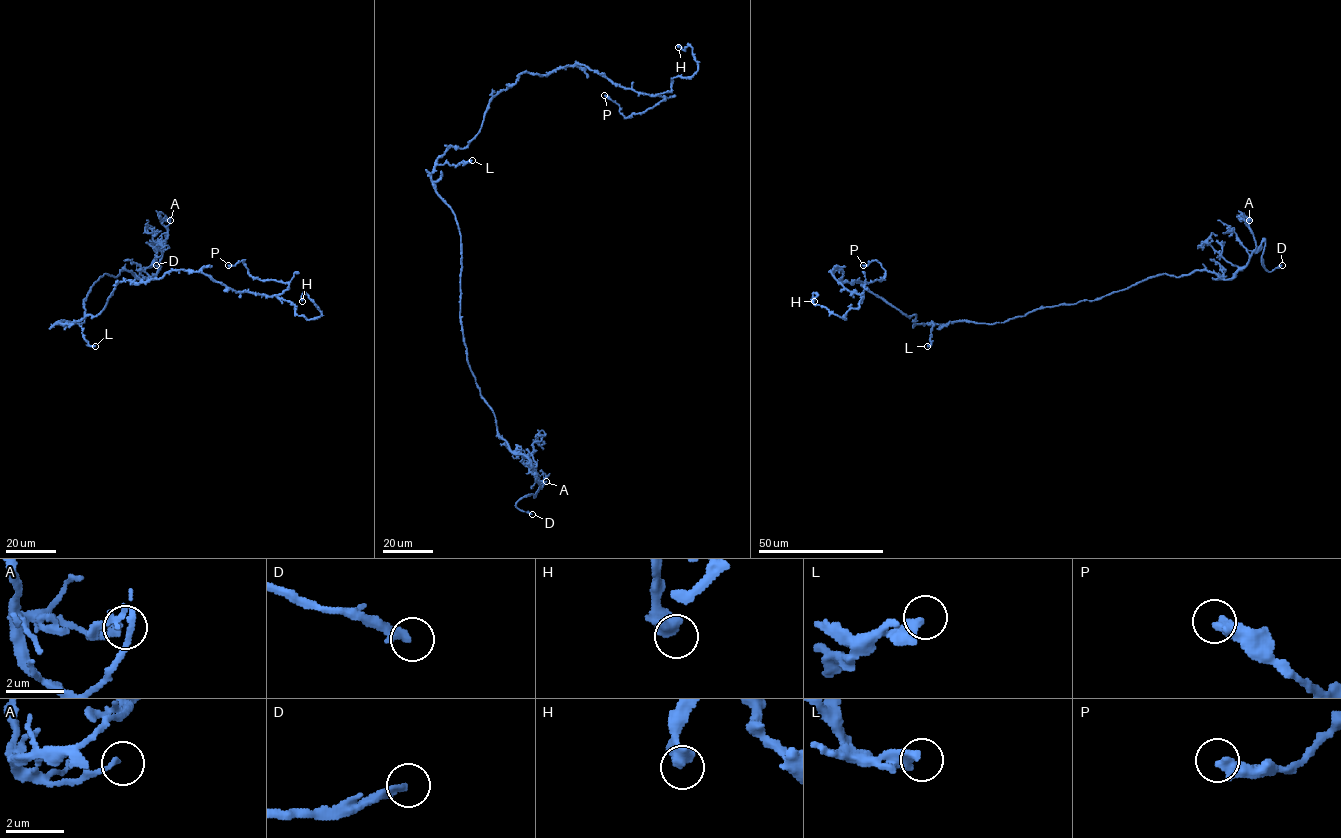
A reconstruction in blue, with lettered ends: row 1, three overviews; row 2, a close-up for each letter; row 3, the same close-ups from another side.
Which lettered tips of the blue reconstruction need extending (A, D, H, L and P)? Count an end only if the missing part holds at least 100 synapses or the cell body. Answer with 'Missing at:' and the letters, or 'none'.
Missing at: D

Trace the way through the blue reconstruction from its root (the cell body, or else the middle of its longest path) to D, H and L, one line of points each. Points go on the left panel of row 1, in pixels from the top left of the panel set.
D: (57, 321), (84, 322), (83, 300), (104, 274), (152, 279), (159, 242), (139, 270), (156, 265)
H: (57, 321), (96, 316), (120, 282), (180, 269), (289, 300), (308, 319), (321, 315), (307, 294), (302, 301)
L: (57, 321), (55, 324), (77, 323), (86, 342), (95, 346)

